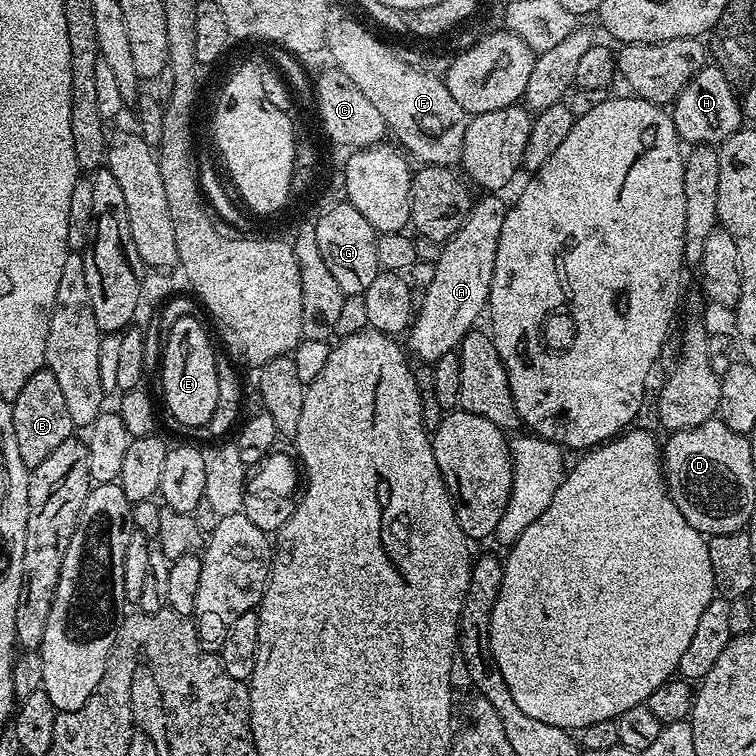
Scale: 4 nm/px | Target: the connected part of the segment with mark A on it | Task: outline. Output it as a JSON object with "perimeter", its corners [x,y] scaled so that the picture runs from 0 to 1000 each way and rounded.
{"perimeter":[[[640,257],[635,266],[619,276],[611,299],[594,317],[586,319],[582,340],[575,349],[574,369],[558,382],[548,422],[537,439],[537,460],[556,479],[575,479],[586,470],[607,462],[615,442],[631,433],[630,421],[640,418],[646,390],[651,382],[653,347],[659,336],[659,315],[664,310],[664,294],[669,279],[656,257]]]}

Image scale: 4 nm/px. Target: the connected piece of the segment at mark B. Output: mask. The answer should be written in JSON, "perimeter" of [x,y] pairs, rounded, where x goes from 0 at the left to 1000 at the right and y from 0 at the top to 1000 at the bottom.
{"perimeter":[[[63,485],[49,489],[40,505],[29,511],[24,526],[15,530],[19,573],[24,579],[24,590],[20,597],[29,601],[29,611],[40,622],[56,616],[61,606],[66,606],[66,599],[82,590],[82,585],[97,581],[98,565],[87,538],[86,524],[77,511],[77,504]]]}

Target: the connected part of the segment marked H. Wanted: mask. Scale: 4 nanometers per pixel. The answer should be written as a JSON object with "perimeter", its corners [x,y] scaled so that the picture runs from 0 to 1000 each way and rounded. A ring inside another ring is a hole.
{"perimeter":[[[933,87],[913,103],[913,108],[897,124],[893,138],[888,139],[886,152],[894,179],[906,192],[951,192],[966,177],[981,167],[979,159],[980,128],[968,118],[970,107],[948,87]]]}

